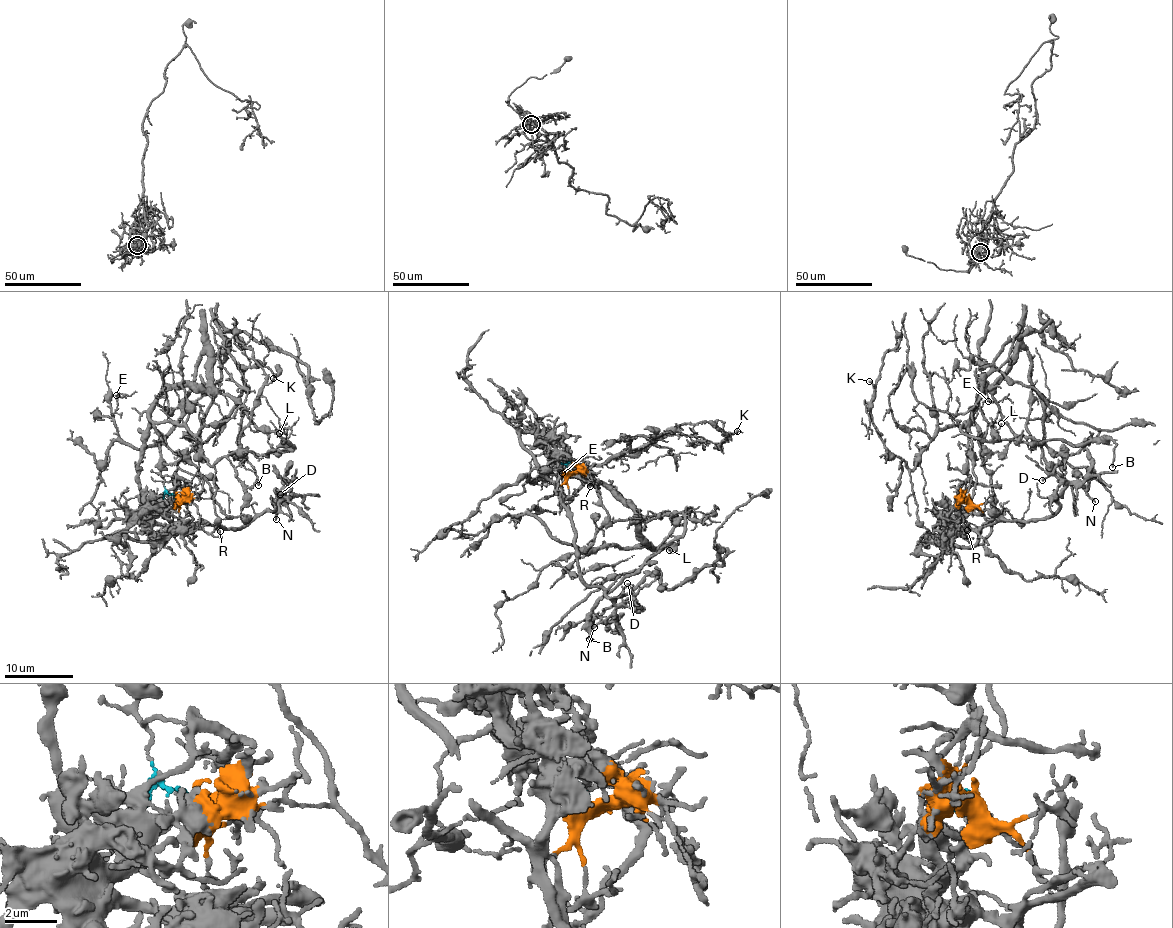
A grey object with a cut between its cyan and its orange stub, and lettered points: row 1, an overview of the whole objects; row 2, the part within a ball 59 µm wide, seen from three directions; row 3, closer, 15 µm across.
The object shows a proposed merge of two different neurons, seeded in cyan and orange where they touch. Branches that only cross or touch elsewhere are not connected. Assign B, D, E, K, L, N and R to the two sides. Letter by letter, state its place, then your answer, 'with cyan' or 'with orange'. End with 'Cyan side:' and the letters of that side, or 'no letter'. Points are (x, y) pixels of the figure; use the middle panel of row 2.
B: place (589, 639); with cyan
D: place (627, 583); with orange
E: place (562, 473); with cyan
K: place (737, 431); with cyan
L: place (669, 550); with cyan
N: place (594, 627); with orange
R: place (590, 486); with orange
Cyan side: B, E, K, L

